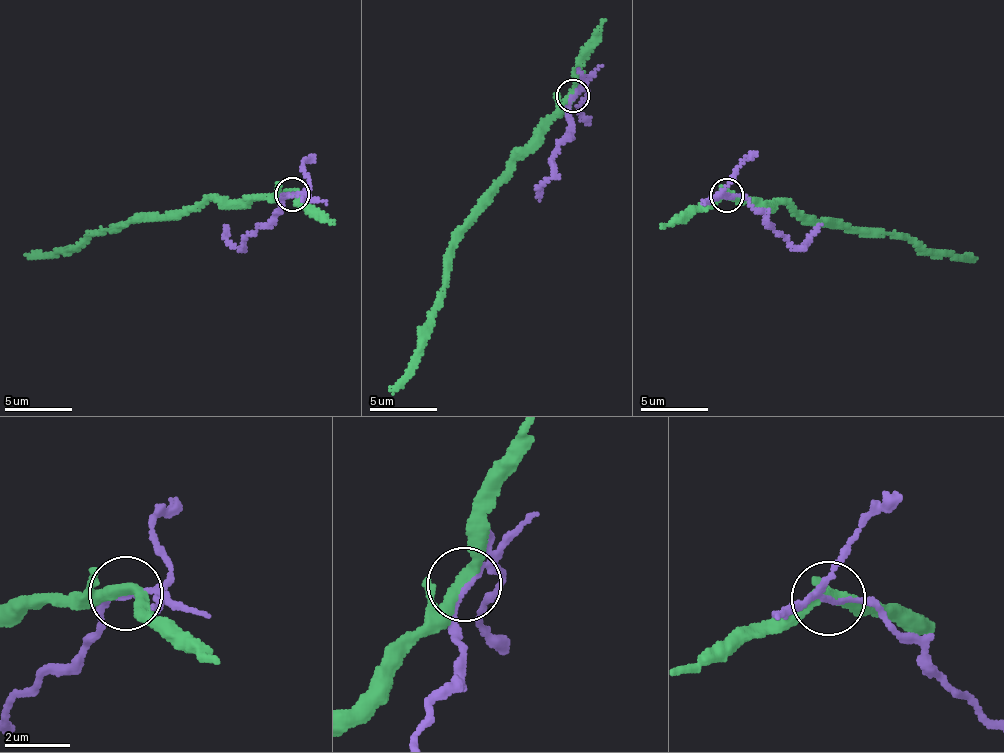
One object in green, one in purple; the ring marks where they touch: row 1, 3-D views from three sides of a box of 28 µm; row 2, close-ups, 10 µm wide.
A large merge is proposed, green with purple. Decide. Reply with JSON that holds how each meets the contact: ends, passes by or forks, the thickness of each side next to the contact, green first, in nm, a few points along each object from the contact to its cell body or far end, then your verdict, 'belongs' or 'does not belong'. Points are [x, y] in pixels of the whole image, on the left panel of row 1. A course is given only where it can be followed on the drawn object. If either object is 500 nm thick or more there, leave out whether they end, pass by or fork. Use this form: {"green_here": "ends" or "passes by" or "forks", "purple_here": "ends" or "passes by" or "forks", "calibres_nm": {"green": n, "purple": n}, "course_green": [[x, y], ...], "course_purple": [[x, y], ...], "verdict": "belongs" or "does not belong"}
{"green_here": "passes by", "purple_here": "passes by", "calibres_nm": {"green": 360, "purple": 130}, "course_green": [[293, 193], [203, 200], [173, 215], [134, 218], [123, 226], [102, 231], [77, 247], [27, 255]], "course_purple": [[293, 193], [285, 195], [281, 210], [241, 247], [227, 238], [227, 226]], "verdict": "does not belong"}

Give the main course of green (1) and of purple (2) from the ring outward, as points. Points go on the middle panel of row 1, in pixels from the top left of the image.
1: (573, 96), (455, 243), (441, 306), (428, 338), (412, 374), (393, 393)
2: (573, 96), (570, 113), (573, 129), (558, 146), (552, 168), (540, 186), (540, 201)

